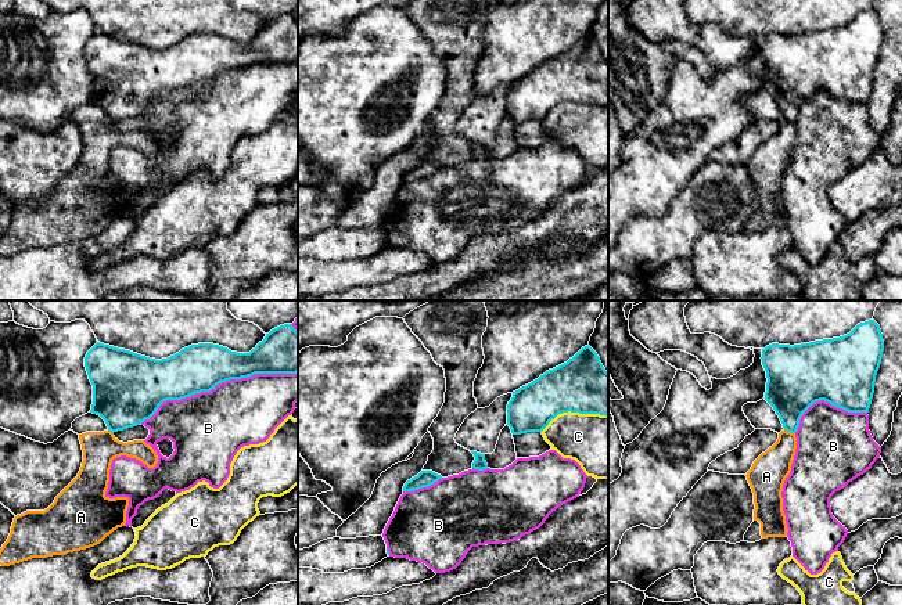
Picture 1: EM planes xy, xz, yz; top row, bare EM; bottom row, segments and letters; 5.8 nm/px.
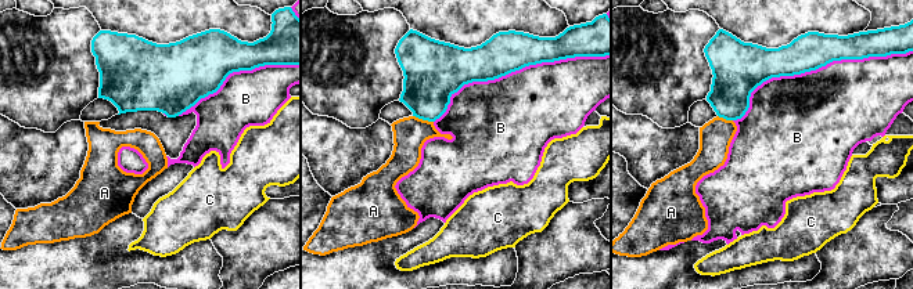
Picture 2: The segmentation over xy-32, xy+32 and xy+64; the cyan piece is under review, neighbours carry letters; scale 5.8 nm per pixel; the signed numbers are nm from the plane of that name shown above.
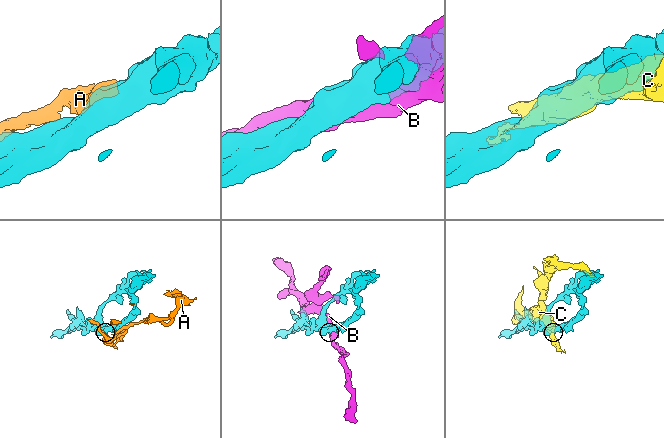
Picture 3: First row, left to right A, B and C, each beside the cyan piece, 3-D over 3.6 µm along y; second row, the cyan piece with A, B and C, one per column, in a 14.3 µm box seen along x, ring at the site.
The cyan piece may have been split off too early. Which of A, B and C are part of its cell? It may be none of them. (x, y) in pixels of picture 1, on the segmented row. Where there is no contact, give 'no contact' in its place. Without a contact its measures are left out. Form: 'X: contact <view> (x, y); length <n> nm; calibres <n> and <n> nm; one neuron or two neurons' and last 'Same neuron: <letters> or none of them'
A: contact yz (789, 431); length 80 nm; calibres 300 and 200 nm; two neurons
B: contact xy (218, 384); length 950 nm; calibres 280 and 400 nm; two neurons
C: contact xz (574, 411); length 400 nm; calibres 320 and 360 nm; two neurons
Same neuron: none of them

